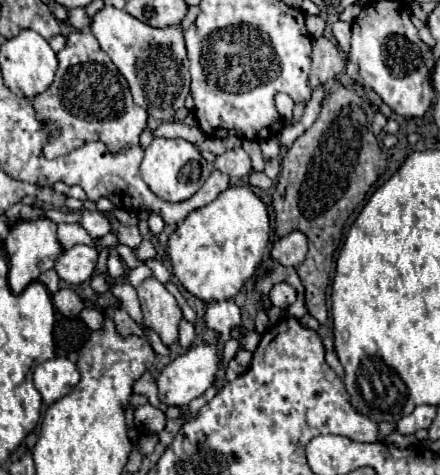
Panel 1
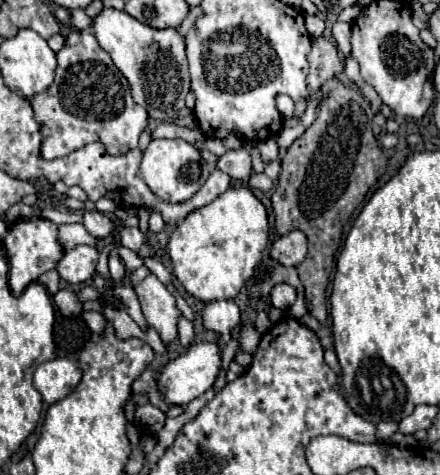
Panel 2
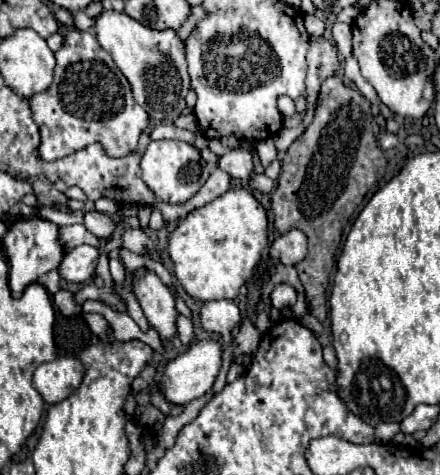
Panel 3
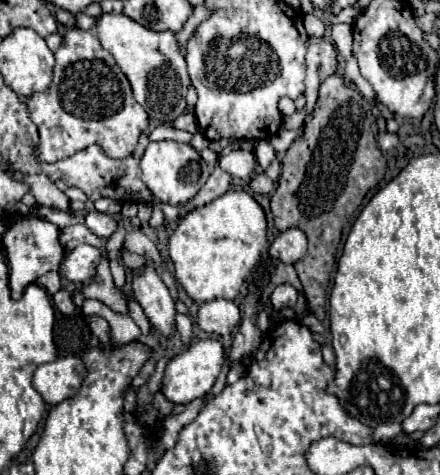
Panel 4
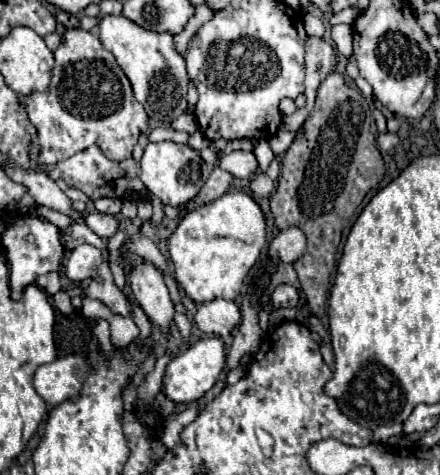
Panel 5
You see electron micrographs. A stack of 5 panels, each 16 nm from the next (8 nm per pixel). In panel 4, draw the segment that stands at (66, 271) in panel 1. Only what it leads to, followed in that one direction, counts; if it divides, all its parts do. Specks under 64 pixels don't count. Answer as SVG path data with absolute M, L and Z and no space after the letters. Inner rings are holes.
M82 244L64 256L60 264L60 276L64 276L70 282L82 284L94 278L98 264L100 264L100 250L94 246Z

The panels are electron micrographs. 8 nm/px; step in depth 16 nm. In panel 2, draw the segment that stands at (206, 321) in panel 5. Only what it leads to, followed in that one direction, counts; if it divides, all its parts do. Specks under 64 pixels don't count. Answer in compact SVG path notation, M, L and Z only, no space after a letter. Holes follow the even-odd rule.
M234 300L208 302L204 306L202 320L208 330L214 330L224 340L230 340L230 332L240 324L240 308Z

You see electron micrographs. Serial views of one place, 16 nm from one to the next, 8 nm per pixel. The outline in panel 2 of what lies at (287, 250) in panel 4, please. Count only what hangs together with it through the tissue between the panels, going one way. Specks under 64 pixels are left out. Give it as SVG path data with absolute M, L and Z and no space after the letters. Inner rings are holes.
M292 230L272 244L270 256L284 266L298 266L306 258L306 236L300 230Z

